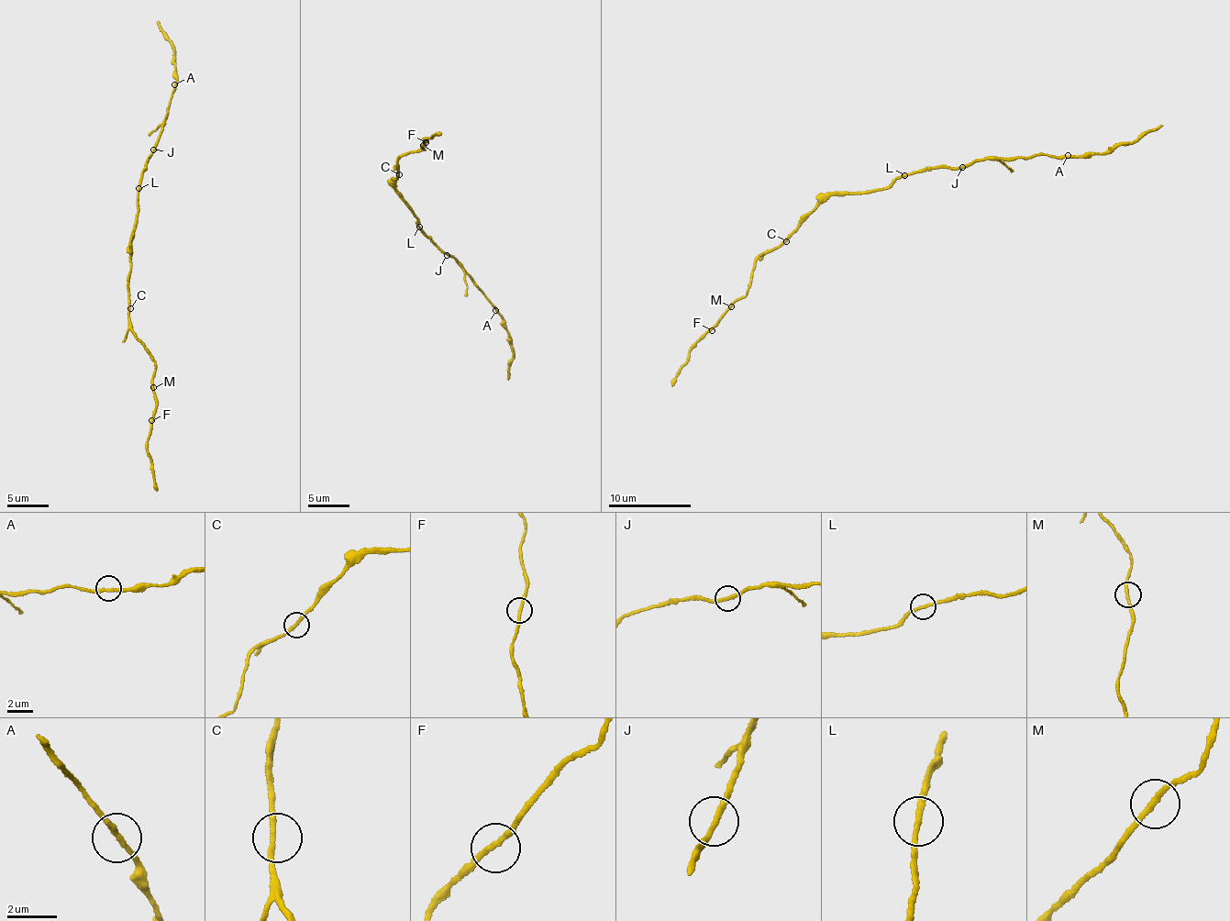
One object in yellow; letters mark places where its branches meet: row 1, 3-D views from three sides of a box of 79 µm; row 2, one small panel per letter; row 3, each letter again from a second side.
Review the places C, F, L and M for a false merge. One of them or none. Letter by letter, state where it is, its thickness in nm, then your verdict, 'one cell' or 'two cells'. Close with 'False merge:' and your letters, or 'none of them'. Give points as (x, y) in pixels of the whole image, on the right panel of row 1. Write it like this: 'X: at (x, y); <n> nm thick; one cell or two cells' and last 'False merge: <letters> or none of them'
C: at (786, 241); 240 nm thick; one cell
F: at (712, 330); 220 nm thick; one cell
L: at (904, 175); 200 nm thick; two cells
M: at (731, 306); 240 nm thick; one cell
False merge: L

